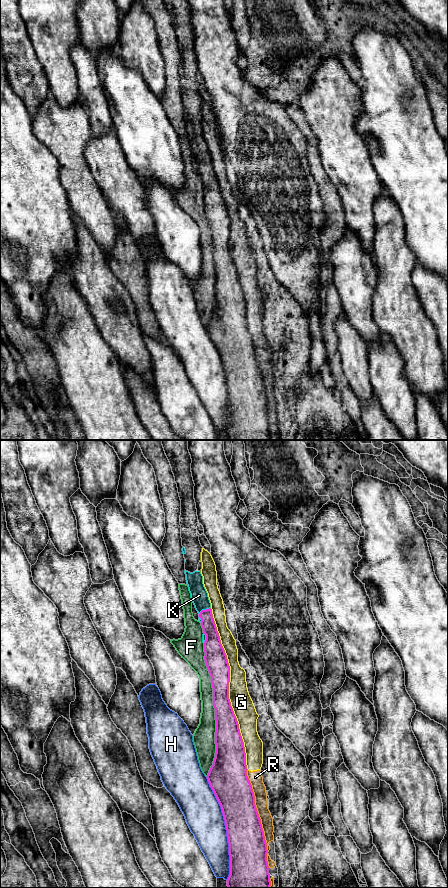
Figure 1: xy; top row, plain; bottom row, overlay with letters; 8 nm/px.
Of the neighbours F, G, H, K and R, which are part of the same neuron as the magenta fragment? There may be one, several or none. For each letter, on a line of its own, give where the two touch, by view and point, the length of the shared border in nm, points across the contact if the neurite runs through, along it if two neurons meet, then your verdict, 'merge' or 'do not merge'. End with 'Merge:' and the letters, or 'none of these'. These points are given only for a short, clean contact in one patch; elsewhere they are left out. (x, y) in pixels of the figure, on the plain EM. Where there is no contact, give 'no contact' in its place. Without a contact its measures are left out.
F: meets magenta in xy at (215, 262); contact 1050 nm long; do not merge
G: meets magenta in xy at (228, 241); contact 1350 nm long; do not merge
H: meets magenta in xy at (226, 380); contact 850 nm long; do not merge
K: meets magenta in xy at (204, 162); contact 110 nm long; merge
R: meets magenta in xy at (259, 370); contact 800 nm long; do not merge
Merge: K

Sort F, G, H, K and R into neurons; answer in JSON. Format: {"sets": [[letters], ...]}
{"sets": [["F"], ["G", "R"], ["H"], ["K"]]}

